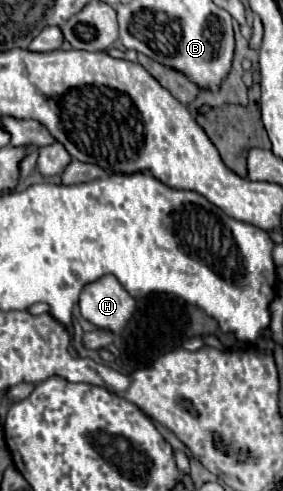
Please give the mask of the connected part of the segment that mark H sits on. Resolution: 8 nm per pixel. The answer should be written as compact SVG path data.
M101 277L93 285L87 285L79 297L81 315L99 329L107 329L113 335L121 335L127 321L135 311L135 299L125 293L115 277Z

